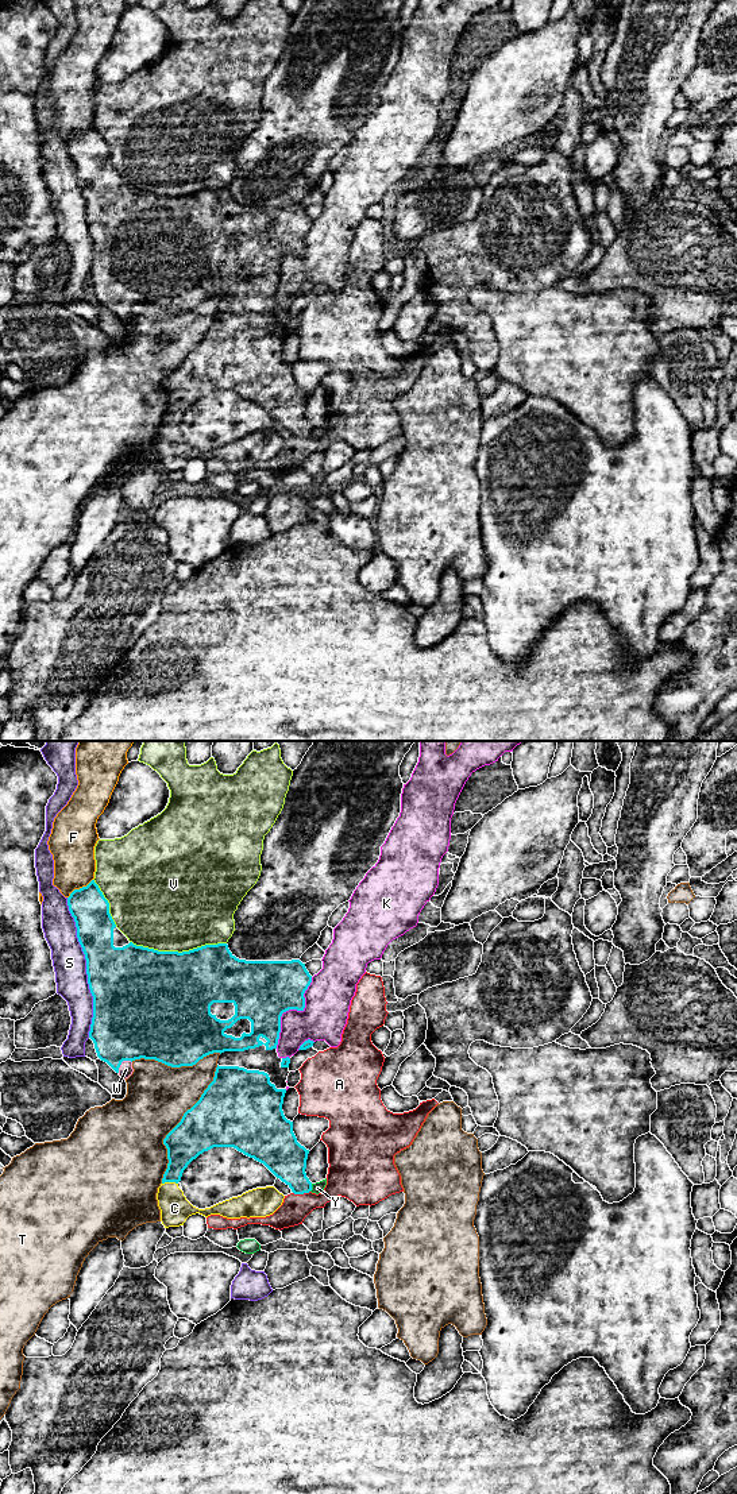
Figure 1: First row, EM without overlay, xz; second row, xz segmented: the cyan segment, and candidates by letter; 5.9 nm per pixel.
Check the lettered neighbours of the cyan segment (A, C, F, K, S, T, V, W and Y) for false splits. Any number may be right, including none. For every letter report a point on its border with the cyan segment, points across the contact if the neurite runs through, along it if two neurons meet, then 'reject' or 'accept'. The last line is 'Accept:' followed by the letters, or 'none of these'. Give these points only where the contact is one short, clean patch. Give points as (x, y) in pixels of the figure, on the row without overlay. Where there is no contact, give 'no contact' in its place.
A: xz (301, 437) | reject
C: xz (169, 425) | accept
F: xz (80, 132) | reject
K: xz (290, 253) | reject
S: xz (87, 212) | reject
T: xz (177, 369) | reject
V: xz (177, 196) | reject
W: xz (122, 305) | accept
Y: xz (311, 432) | along xz (312, 428), (309, 435) | reject
Accept: C, W

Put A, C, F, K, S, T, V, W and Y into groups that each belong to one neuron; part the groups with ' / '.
A / C W / F / K / S / T / V / Y

